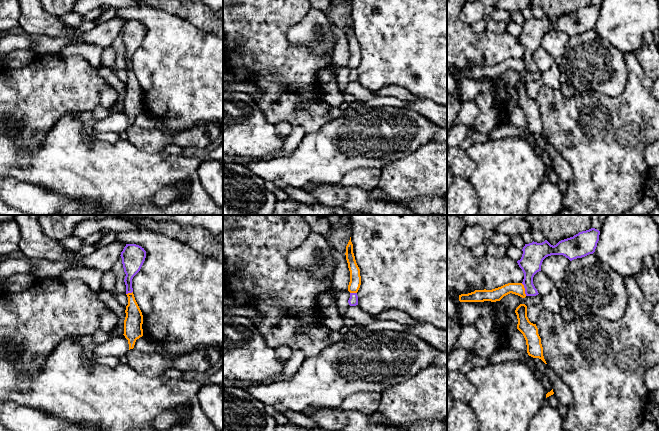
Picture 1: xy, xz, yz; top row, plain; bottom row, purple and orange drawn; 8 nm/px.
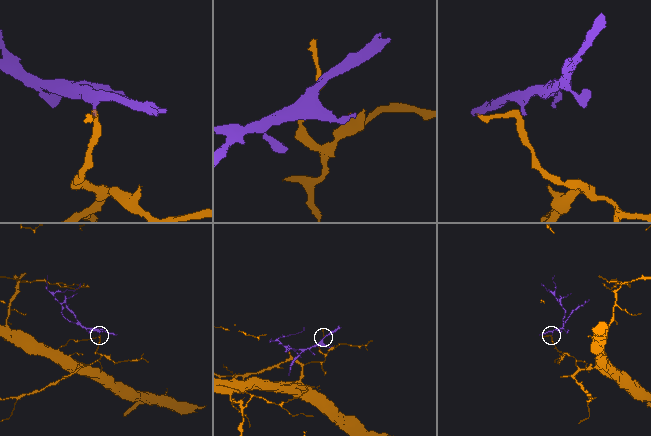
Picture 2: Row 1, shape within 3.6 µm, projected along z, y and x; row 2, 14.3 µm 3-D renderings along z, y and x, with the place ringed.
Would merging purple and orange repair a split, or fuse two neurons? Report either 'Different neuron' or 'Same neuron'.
Different neuron

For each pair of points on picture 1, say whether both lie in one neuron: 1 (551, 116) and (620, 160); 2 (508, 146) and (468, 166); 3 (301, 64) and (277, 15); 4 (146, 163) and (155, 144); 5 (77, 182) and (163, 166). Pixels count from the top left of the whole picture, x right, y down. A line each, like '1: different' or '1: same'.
1: same
2: different
3: same
4: different
5: same

